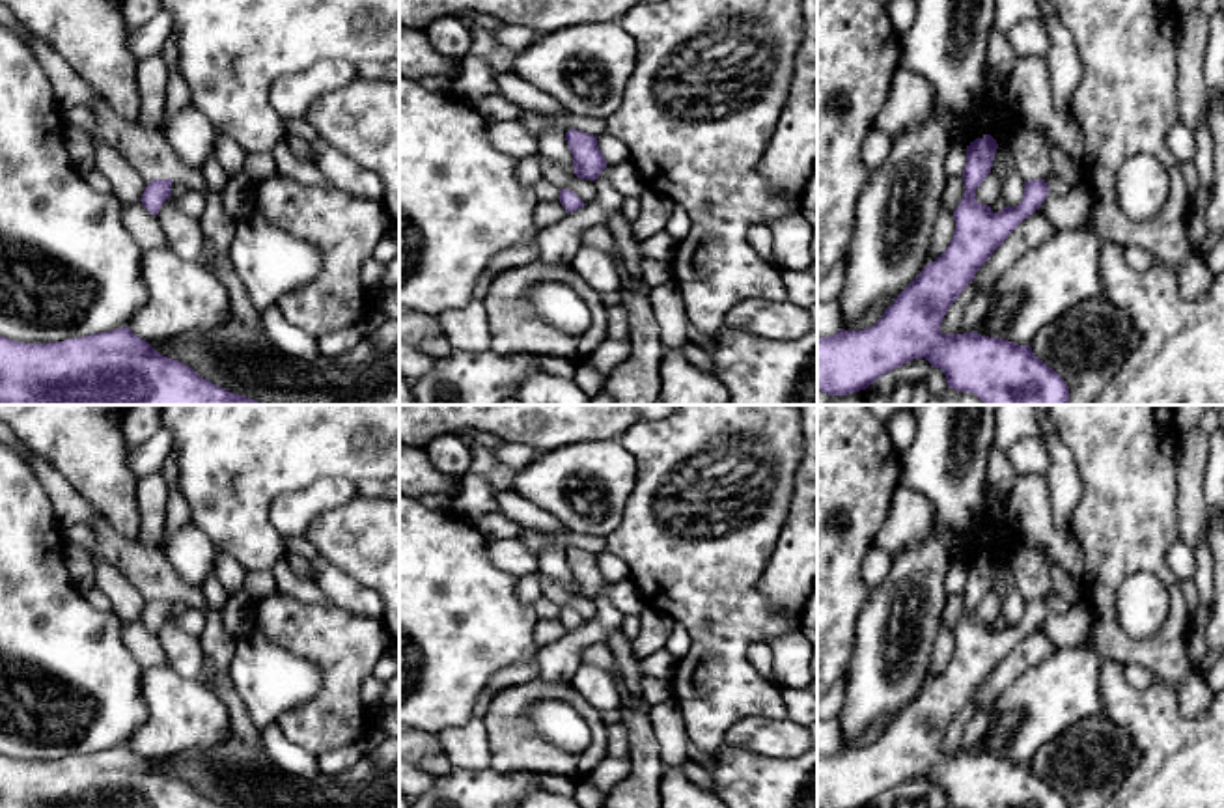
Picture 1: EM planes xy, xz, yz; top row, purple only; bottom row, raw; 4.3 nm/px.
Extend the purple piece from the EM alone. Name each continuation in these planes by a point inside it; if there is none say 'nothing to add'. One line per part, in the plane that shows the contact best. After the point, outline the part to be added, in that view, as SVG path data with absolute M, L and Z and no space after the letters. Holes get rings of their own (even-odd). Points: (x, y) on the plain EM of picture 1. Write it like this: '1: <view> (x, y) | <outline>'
nothing to add

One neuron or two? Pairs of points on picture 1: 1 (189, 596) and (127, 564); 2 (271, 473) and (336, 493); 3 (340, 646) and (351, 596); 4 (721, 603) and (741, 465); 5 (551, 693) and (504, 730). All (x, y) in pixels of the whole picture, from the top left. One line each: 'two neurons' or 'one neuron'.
1: one neuron
2: two neurons
3: two neurons
4: one neuron
5: one neuron

